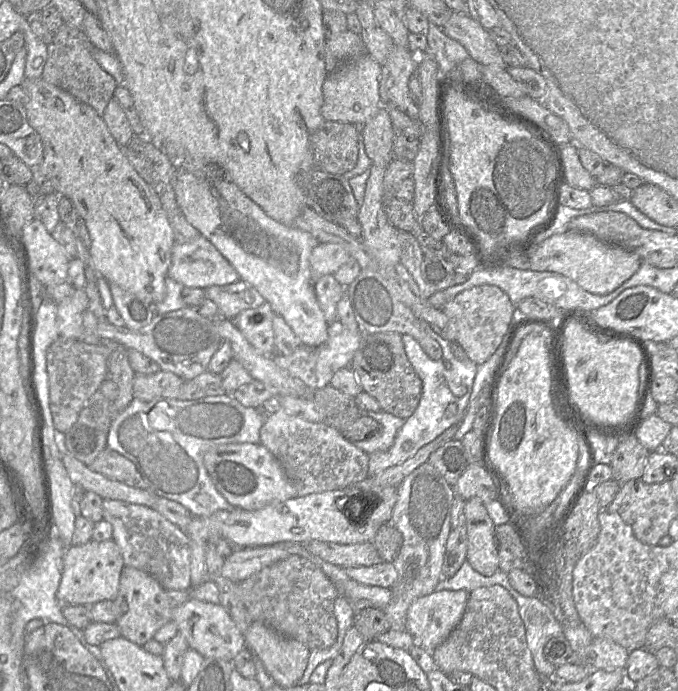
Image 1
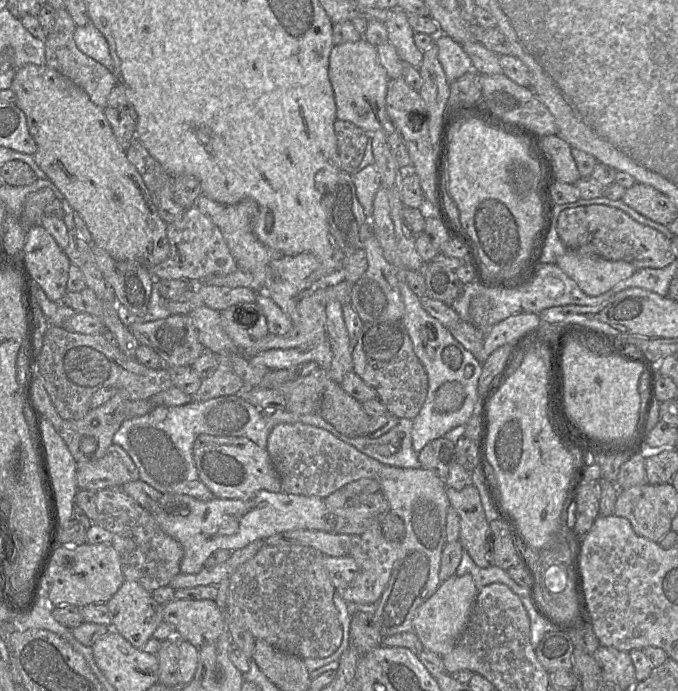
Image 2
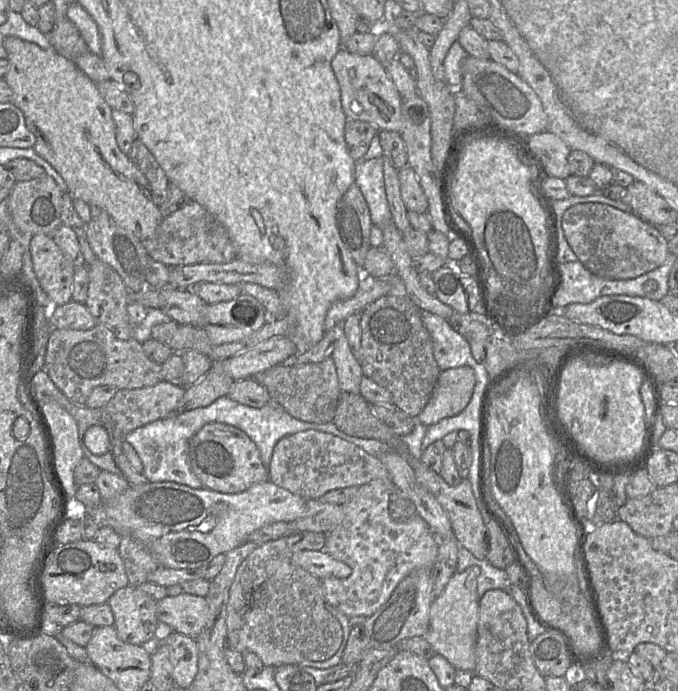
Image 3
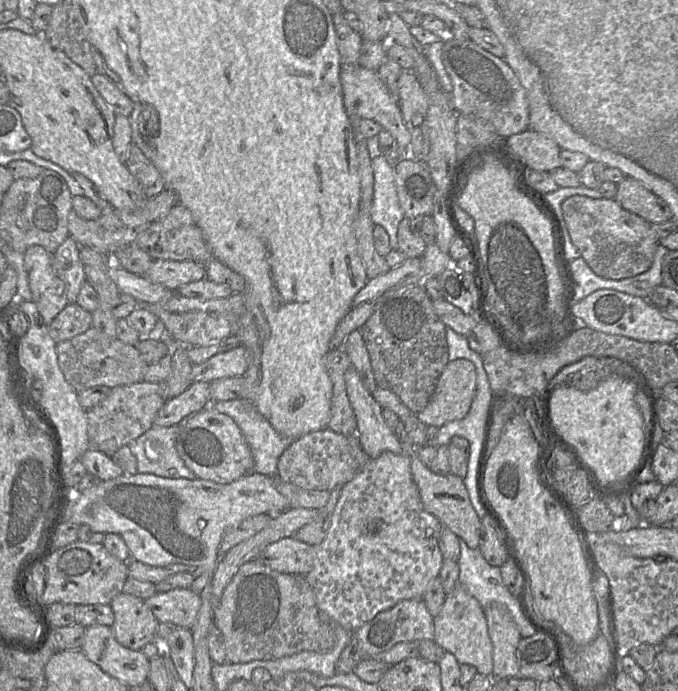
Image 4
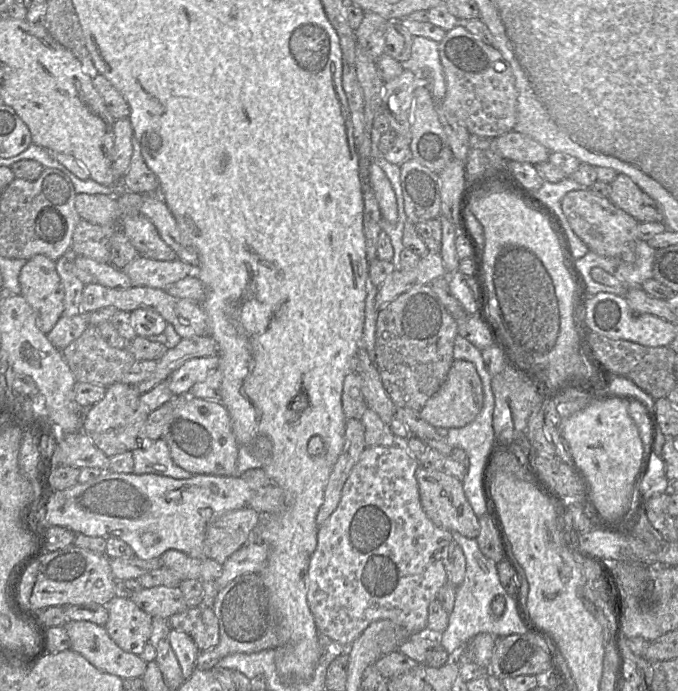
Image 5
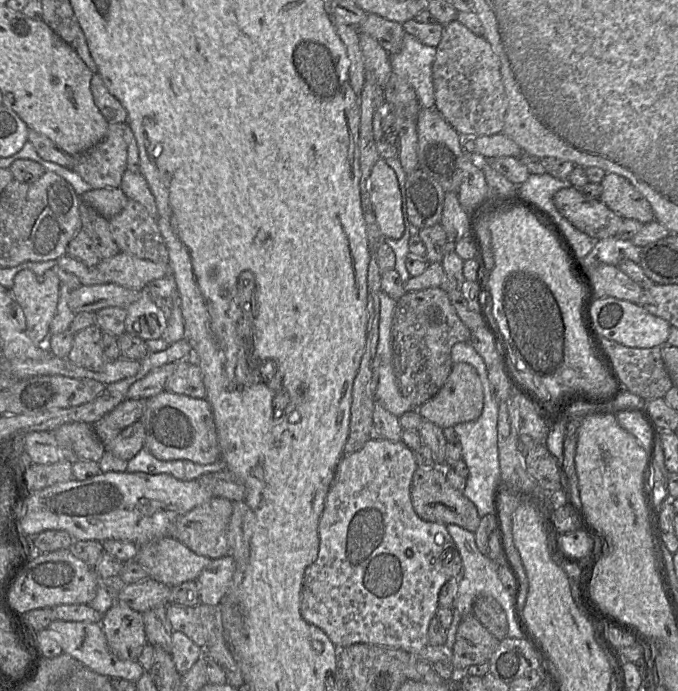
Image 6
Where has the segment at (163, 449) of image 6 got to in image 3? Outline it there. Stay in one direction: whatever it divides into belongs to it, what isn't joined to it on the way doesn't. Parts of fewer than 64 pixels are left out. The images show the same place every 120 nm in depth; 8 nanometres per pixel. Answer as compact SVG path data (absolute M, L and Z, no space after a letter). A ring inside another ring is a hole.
M205 424L190 439L188 456L192 471L203 487L216 492L236 494L269 479L269 470L263 465L256 444L245 432L227 424Z

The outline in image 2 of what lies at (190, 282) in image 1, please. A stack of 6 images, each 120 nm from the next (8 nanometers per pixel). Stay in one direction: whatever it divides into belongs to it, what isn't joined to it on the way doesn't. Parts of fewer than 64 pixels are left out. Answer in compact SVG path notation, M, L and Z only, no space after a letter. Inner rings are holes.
M195 205L184 210L181 218L167 225L170 244L168 258L150 268L155 280L187 279L197 282L209 275L225 275L238 269L220 229Z

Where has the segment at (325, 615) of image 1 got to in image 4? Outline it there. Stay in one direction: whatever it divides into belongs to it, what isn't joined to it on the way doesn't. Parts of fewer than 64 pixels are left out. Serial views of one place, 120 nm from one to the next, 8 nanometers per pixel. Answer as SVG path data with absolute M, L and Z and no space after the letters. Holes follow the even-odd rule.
M342 486L330 491L330 498L324 508L319 510L318 517L299 529L293 538L312 546L319 545L326 537L332 522L334 509L341 494ZM260 557L243 564L225 587L220 602L214 610L214 624L224 637L227 663L275 660L302 651L326 653L336 642L333 629L319 619L315 594L306 577L275 571Z

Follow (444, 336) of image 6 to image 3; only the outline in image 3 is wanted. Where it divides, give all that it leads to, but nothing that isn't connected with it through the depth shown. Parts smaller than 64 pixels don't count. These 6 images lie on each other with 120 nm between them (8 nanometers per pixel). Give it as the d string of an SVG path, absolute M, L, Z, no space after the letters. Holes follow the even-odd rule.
M385 295L360 313L360 360L363 375L392 394L393 405L417 417L427 405L440 369L434 358L433 342L421 319L421 310L408 297Z

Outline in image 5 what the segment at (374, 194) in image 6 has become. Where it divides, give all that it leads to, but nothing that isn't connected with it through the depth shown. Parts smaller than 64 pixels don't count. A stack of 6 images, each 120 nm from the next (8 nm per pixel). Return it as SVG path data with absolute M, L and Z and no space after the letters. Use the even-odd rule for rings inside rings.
M373 160L369 166L369 180L382 218L390 223L395 223L398 212L394 190L384 171Z

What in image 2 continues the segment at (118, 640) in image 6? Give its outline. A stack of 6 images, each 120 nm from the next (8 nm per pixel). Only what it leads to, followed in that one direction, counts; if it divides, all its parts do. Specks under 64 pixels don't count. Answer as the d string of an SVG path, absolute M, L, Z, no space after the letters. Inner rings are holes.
M125 580L118 591L106 603L111 615L111 627L134 647L141 649L163 622L163 606L135 581Z

